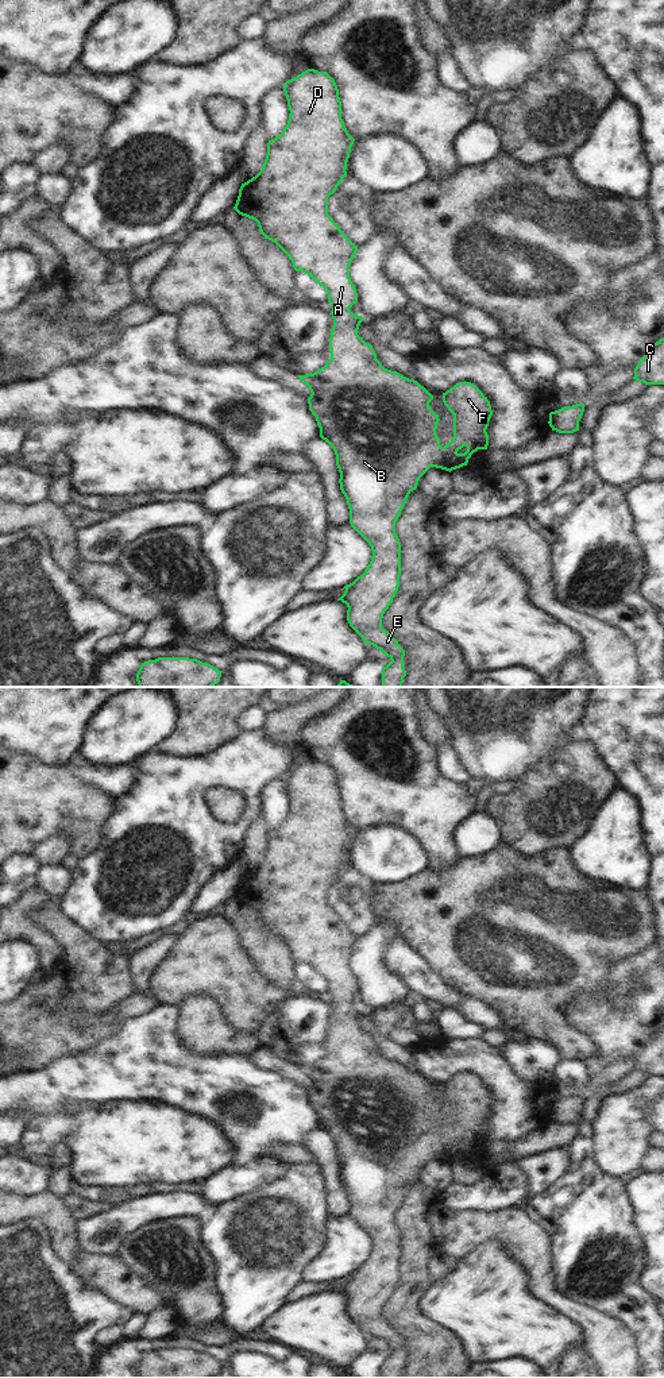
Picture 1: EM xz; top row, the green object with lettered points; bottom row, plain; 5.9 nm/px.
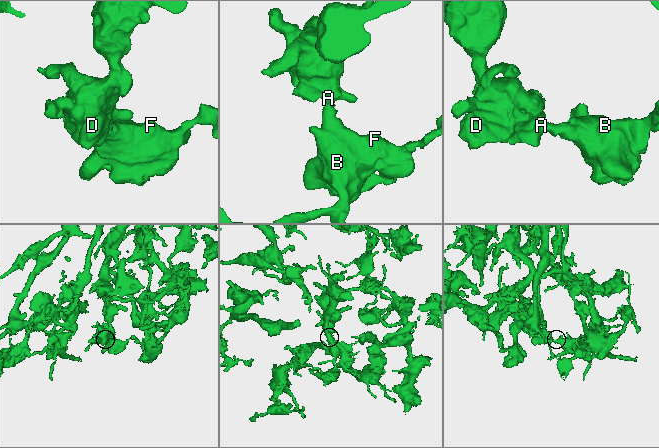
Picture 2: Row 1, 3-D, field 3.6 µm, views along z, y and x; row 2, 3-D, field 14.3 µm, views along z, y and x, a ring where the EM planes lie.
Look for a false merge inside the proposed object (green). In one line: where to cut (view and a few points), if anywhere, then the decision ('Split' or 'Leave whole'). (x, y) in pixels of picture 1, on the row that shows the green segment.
No split. Leave whole

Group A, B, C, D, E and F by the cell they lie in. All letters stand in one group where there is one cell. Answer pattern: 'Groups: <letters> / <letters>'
Groups: A B C D E F

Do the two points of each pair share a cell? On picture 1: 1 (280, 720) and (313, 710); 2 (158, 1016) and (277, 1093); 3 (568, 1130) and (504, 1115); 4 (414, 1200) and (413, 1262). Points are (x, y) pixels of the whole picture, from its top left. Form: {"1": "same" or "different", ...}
{"1": "same", "2": "same", "3": "different", "4": "same"}

